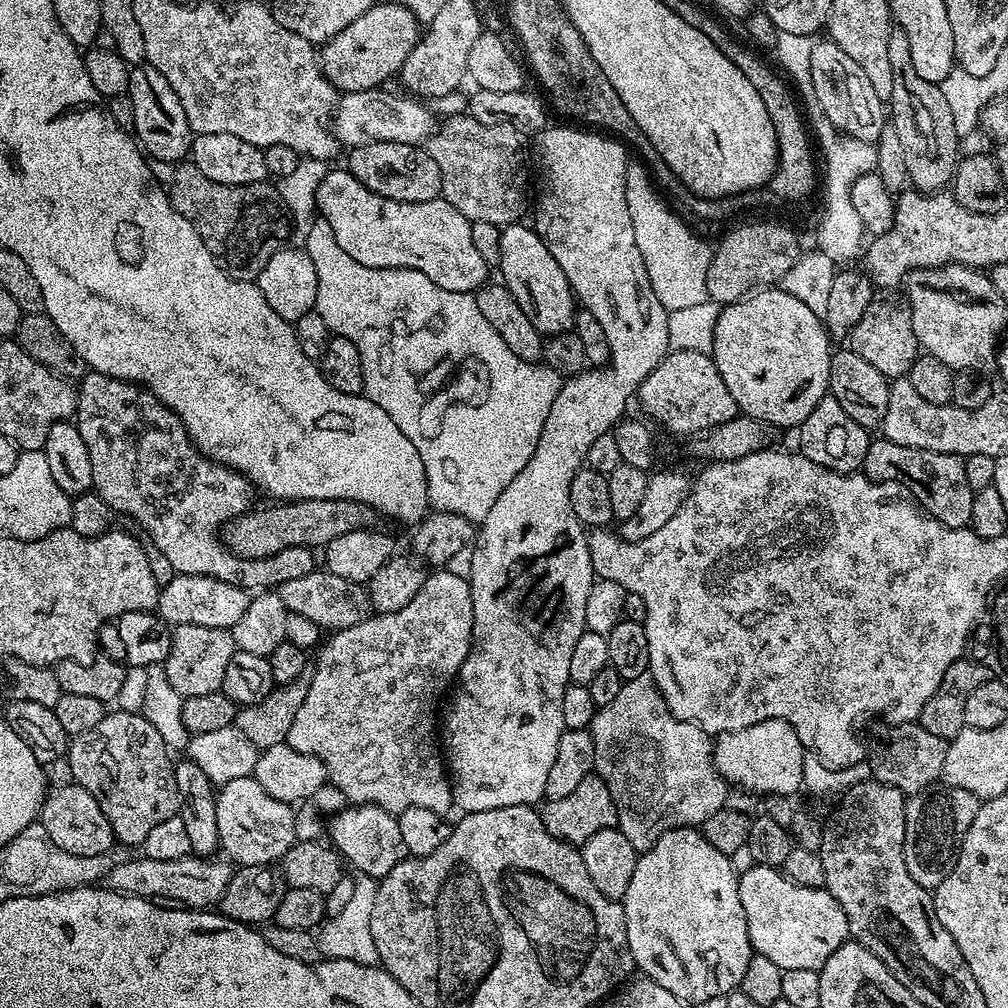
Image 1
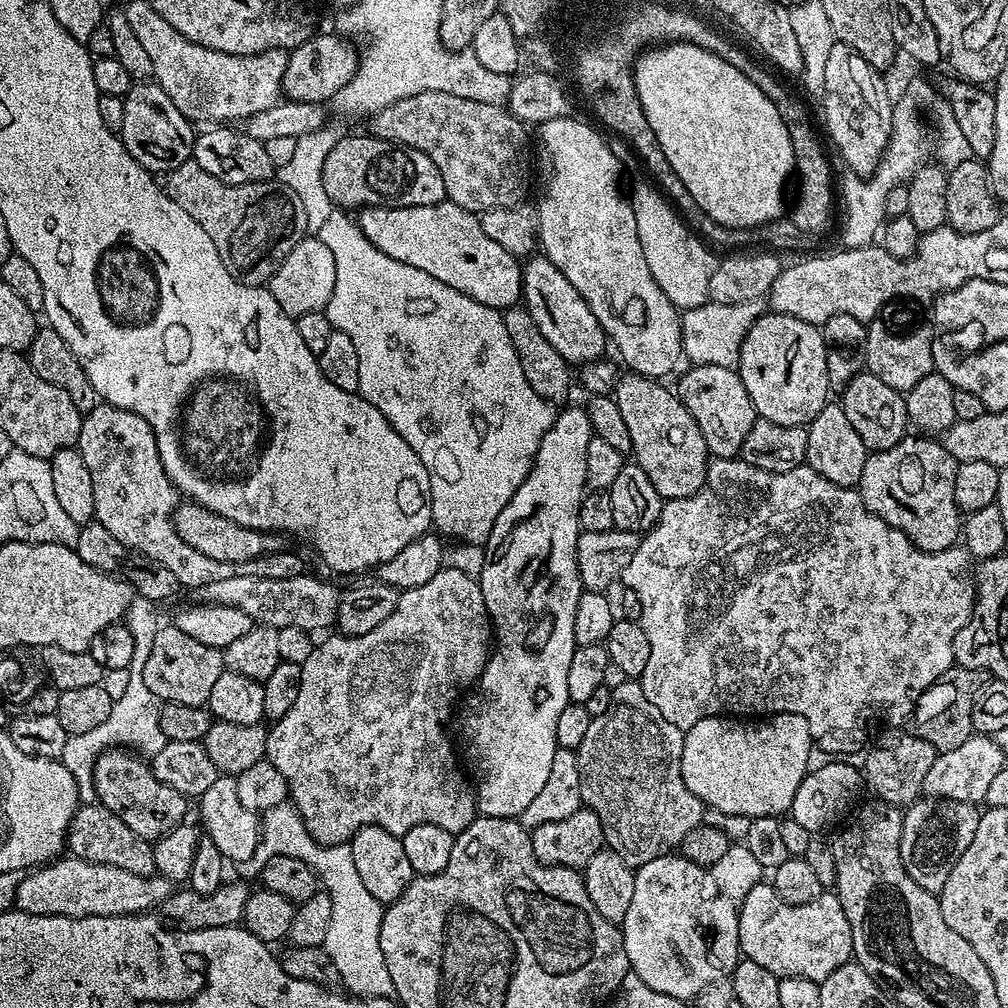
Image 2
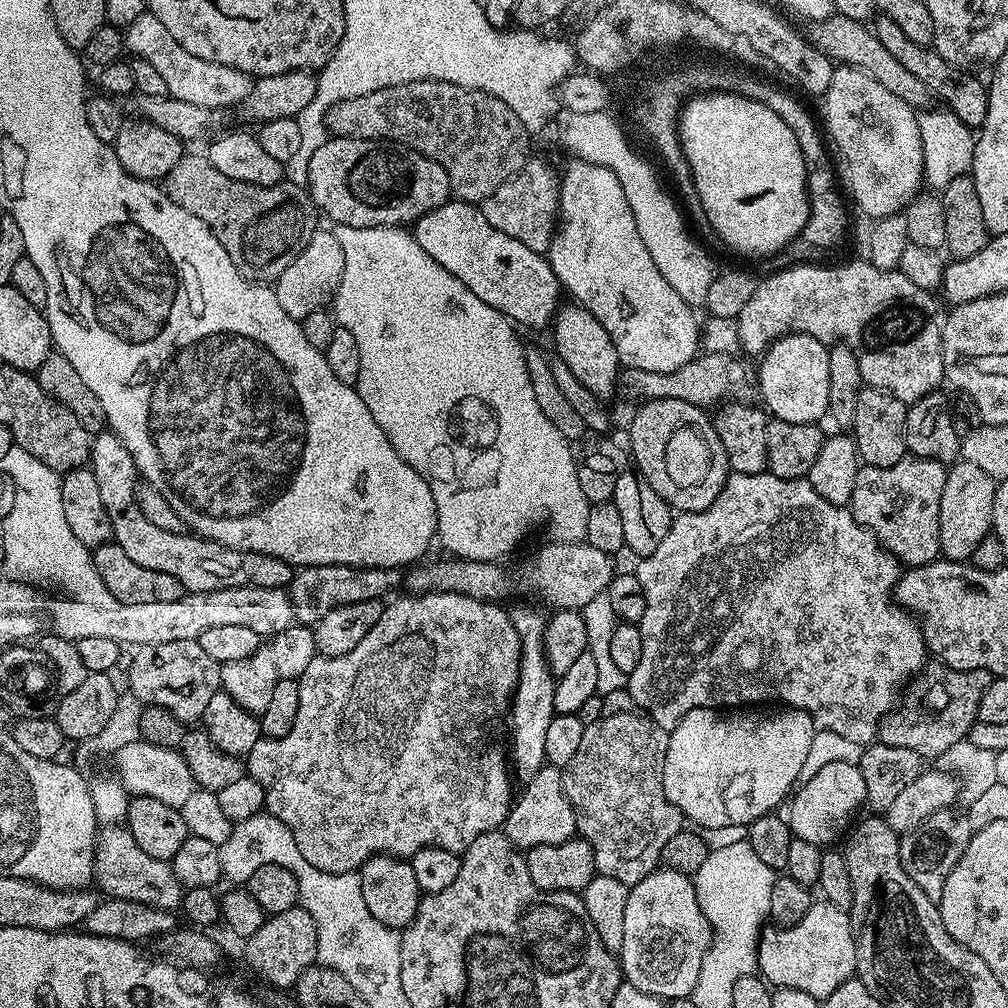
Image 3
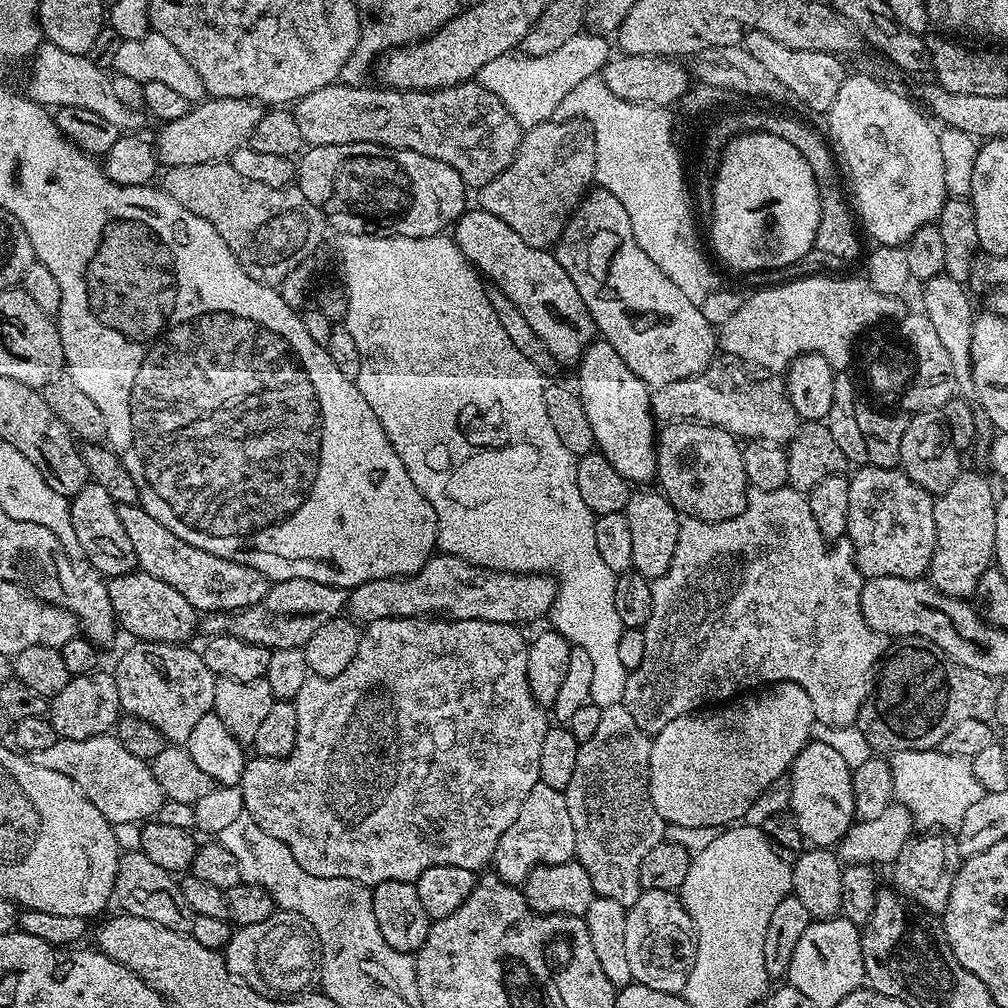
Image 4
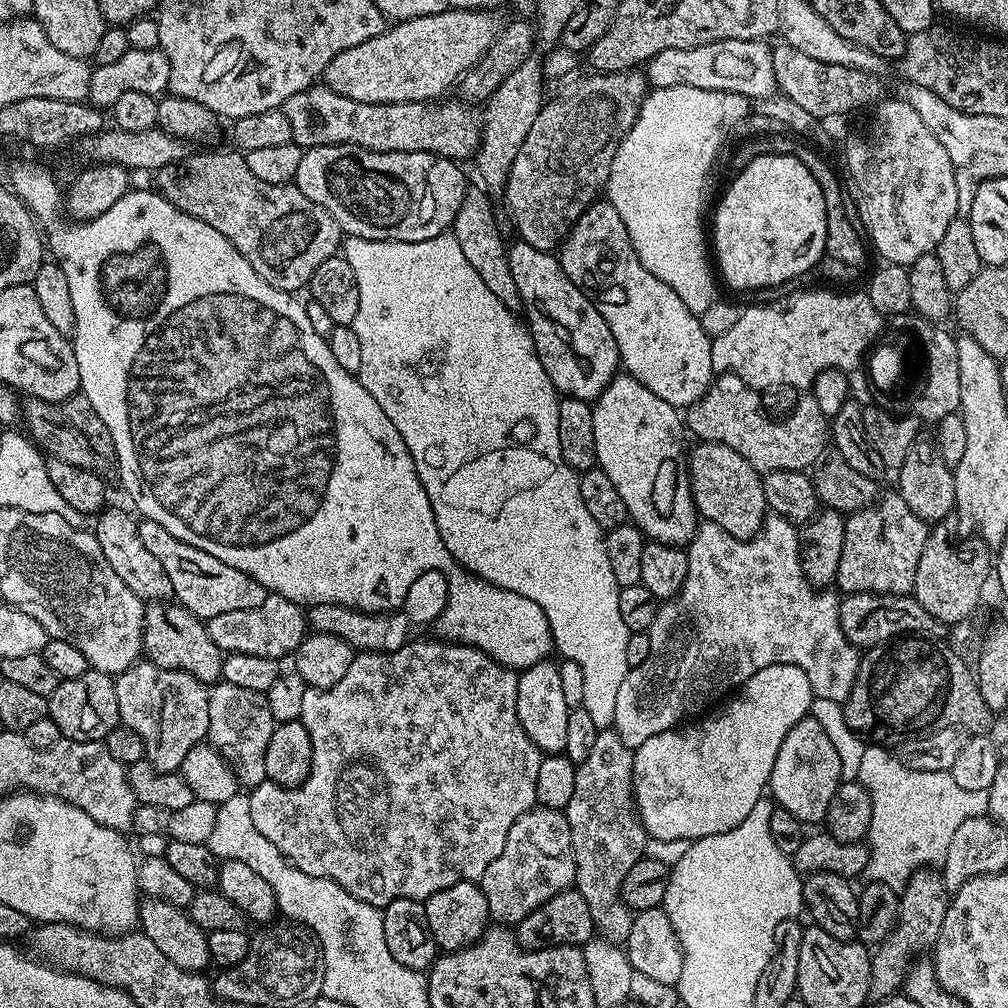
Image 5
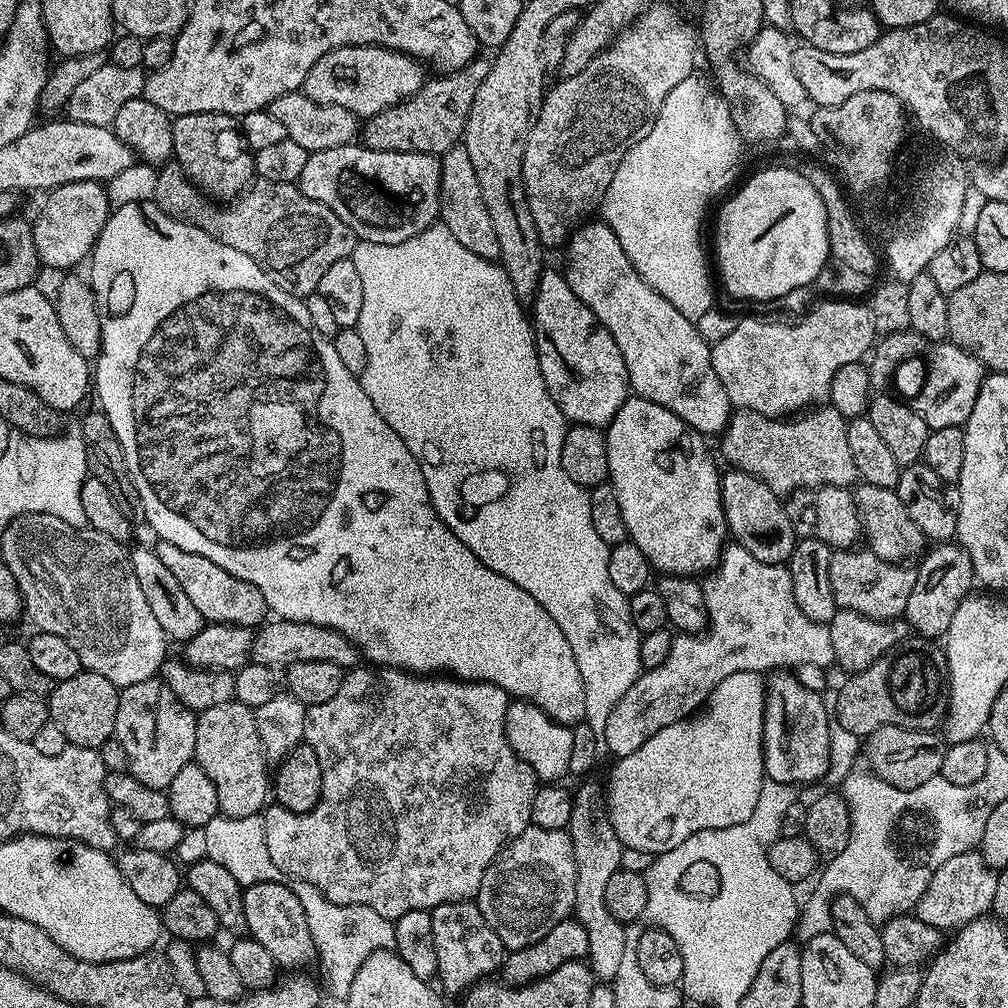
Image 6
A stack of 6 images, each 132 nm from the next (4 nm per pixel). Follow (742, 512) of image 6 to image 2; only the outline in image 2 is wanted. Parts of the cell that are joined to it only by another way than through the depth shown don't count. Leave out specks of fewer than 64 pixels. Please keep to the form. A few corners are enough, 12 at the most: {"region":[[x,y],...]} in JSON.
{"region":[[617,379],[631,459],[665,501],[708,478],[706,438],[664,382]]}

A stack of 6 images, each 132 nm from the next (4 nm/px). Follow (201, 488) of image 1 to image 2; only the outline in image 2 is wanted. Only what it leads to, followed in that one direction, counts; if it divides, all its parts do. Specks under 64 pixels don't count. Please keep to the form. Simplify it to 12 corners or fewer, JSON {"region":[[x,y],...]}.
{"region":[[98,402],[78,447],[95,523],[185,589],[236,571],[294,578],[292,550],[240,565],[198,554],[152,427]]}

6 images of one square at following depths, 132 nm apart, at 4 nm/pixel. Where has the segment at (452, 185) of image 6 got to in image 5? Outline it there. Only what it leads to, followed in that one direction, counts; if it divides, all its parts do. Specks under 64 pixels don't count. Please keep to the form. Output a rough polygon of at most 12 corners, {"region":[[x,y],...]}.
{"region":[[465,191],[450,229],[486,290],[521,311],[489,193]]}

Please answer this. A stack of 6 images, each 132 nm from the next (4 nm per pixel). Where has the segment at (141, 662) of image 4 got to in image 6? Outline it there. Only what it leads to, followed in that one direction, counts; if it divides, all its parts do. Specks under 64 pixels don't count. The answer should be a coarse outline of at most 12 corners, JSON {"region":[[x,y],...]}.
{"region":[[159,678],[119,689],[127,771],[168,789],[197,713]]}

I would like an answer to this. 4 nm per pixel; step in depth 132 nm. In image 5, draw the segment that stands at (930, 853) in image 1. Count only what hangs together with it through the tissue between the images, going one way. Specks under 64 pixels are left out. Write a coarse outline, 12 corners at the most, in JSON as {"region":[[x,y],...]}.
{"region":[[920,869],[898,896],[896,925],[871,953],[868,994],[903,989],[935,945],[950,889]]}

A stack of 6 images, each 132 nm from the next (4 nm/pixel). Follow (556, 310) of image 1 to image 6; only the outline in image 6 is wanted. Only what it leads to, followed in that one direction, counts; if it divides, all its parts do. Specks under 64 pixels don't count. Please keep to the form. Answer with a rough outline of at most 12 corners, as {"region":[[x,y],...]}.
{"region":[[633,395],[606,425],[628,539],[660,574],[707,574],[729,535],[721,469]]}

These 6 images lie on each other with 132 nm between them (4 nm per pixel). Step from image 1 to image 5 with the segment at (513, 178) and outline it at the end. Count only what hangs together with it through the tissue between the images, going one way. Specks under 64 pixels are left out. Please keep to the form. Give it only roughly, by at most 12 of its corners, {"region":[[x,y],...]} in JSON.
{"region":[[327,86],[286,98],[299,148],[353,144],[464,162],[482,112],[463,99],[371,104]]}

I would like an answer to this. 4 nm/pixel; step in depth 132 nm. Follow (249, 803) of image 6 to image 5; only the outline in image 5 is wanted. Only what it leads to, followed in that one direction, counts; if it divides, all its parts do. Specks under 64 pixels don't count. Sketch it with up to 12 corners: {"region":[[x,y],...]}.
{"region":[[208,689],[207,743],[251,790],[268,779],[265,693]]}

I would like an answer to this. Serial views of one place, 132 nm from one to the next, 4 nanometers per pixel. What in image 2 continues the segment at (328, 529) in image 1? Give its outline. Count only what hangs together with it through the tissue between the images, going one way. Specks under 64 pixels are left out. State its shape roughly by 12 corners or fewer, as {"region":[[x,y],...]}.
{"region":[[195,502],[171,513],[178,534],[214,562],[240,565],[289,547]]}

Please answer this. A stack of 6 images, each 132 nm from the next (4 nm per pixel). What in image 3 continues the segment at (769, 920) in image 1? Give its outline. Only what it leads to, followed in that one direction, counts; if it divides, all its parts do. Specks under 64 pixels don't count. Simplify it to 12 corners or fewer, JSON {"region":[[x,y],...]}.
{"region":[[814,902],[802,922],[765,927],[769,985],[824,1001],[856,970],[849,913]]}

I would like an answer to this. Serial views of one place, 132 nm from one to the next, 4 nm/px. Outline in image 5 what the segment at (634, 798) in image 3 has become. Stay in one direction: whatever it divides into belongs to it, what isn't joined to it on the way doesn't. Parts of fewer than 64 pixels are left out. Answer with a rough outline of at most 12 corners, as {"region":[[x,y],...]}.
{"region":[[601,730],[566,809],[575,891],[596,932],[627,941],[620,897],[650,840],[633,749]]}

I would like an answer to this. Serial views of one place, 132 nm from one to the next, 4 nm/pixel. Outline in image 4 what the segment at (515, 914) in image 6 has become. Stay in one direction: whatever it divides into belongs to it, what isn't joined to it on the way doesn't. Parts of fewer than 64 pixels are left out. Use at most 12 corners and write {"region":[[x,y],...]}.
{"region":[[538,783],[492,855],[520,886],[575,855],[563,791]]}

